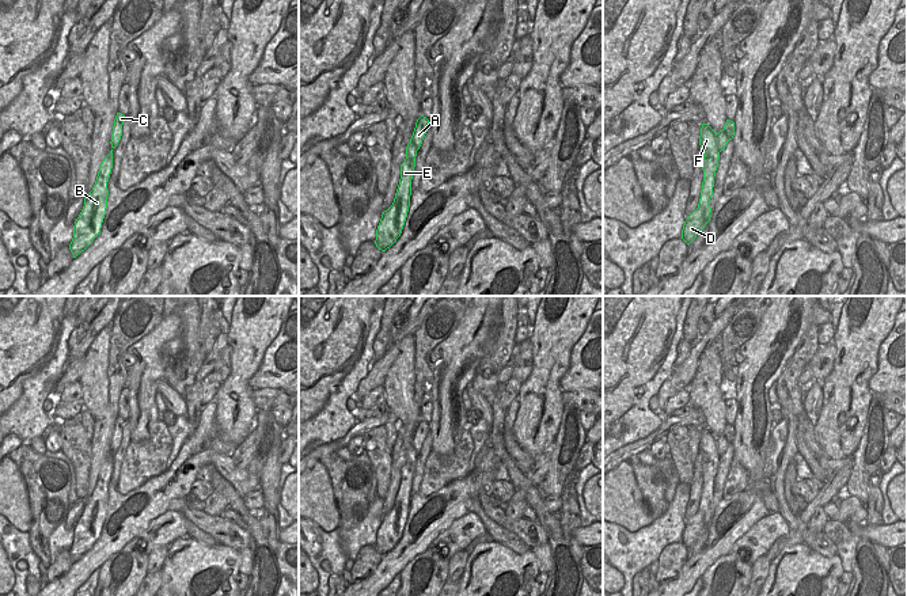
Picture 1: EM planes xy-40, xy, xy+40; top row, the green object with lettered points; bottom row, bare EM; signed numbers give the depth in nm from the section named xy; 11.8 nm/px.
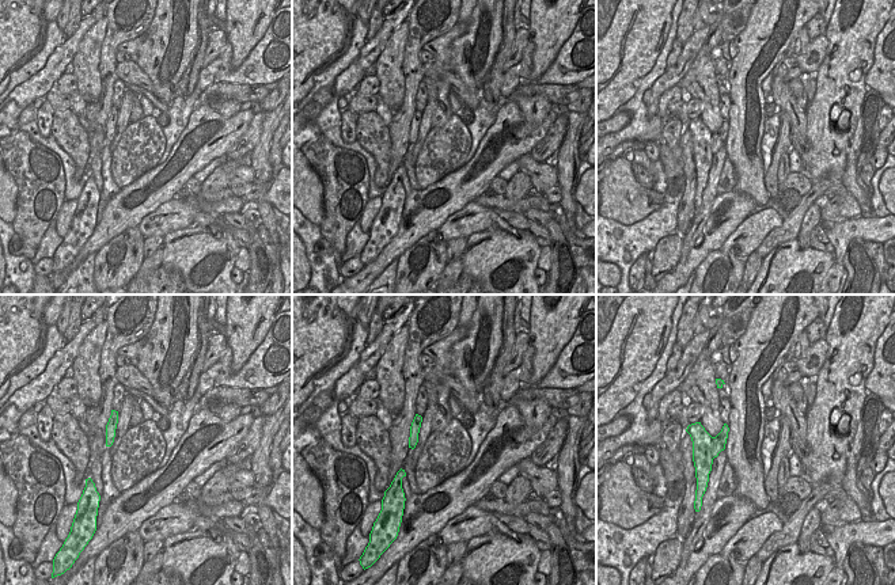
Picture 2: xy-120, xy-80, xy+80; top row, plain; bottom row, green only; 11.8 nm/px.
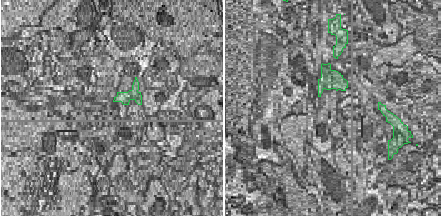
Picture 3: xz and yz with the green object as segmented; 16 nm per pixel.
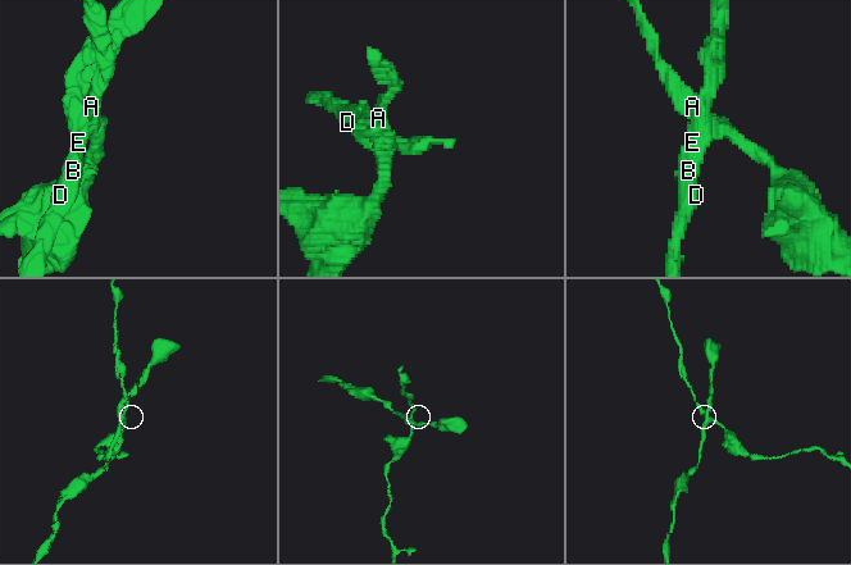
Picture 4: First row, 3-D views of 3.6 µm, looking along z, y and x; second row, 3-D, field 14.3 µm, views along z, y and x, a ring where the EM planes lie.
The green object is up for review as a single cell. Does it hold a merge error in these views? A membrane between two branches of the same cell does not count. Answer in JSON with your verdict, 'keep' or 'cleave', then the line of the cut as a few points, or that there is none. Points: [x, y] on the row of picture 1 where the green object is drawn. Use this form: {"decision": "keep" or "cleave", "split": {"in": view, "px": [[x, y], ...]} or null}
{"decision": "cleave", "split": {"in": "xy+40", "px": [[716, 133], [720, 151]]}}

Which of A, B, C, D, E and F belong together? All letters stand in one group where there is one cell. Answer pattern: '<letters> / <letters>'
A C / B D E F

